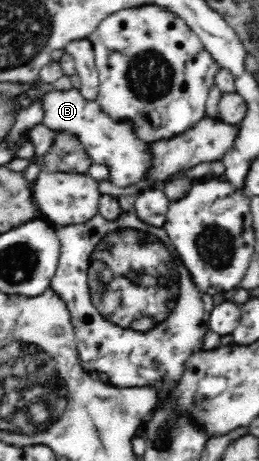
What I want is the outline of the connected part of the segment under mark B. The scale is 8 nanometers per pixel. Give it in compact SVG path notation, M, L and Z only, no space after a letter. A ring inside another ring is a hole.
M58 86L47 92L42 98L44 118L42 124L59 134L75 136L85 148L93 163L108 167L109 180L119 187L127 187L139 182L149 166L150 144L139 140L129 124L118 124L101 111L99 104L87 100L81 90L67 86Z

